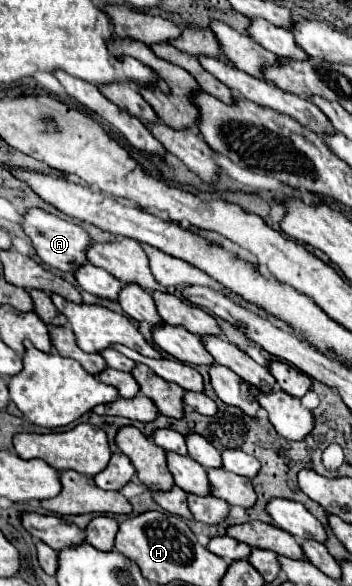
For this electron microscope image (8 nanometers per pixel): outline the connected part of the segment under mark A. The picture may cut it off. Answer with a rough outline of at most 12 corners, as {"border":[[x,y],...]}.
{"border":[[32,207],[20,227],[46,265],[86,263],[88,233]]}

